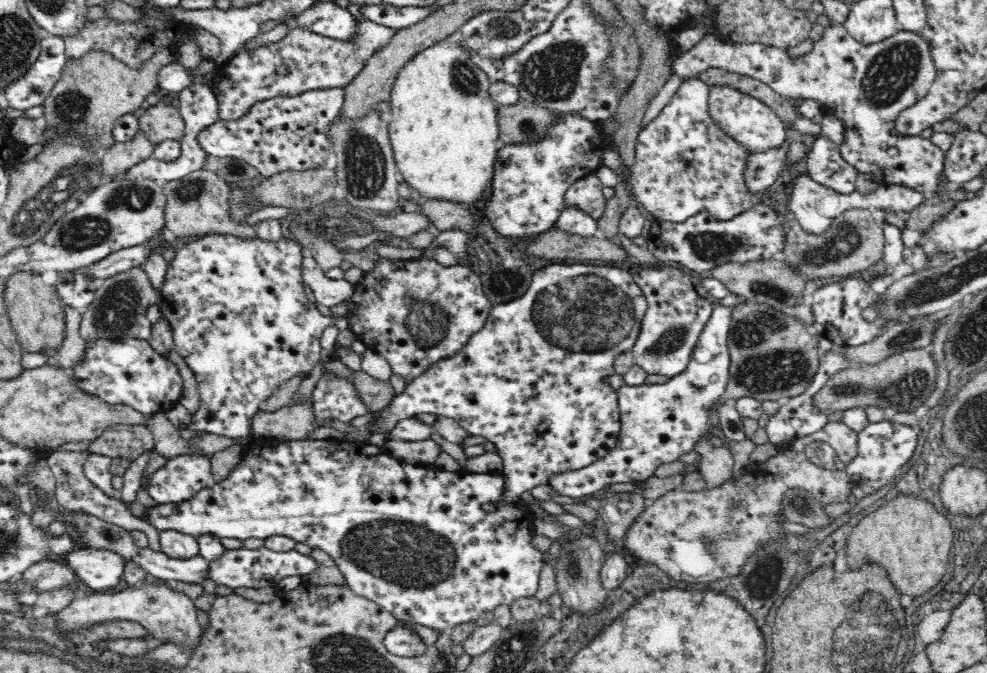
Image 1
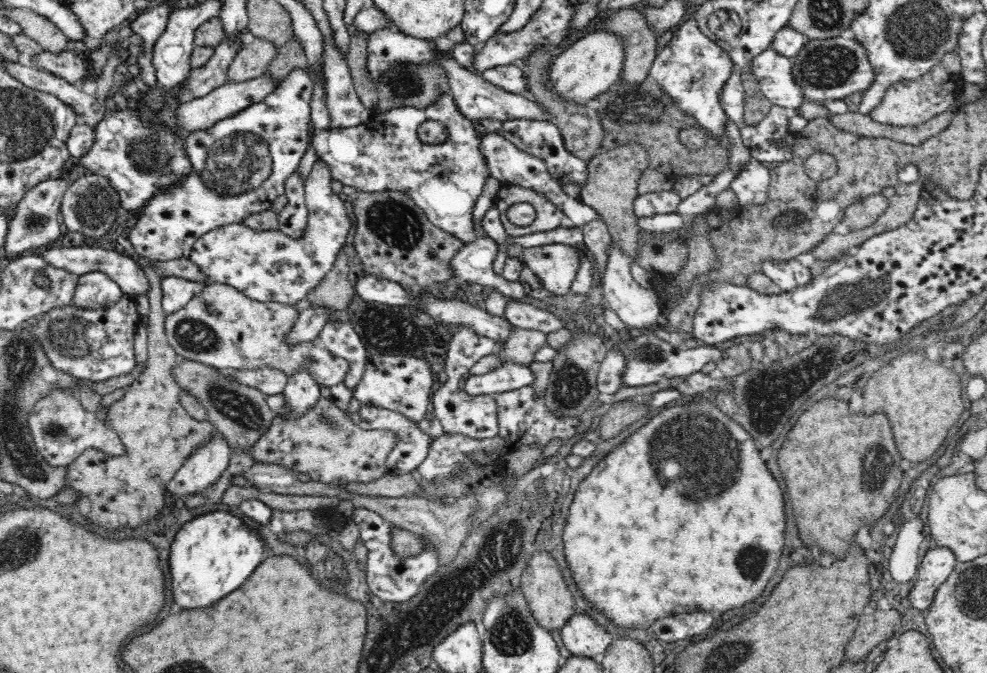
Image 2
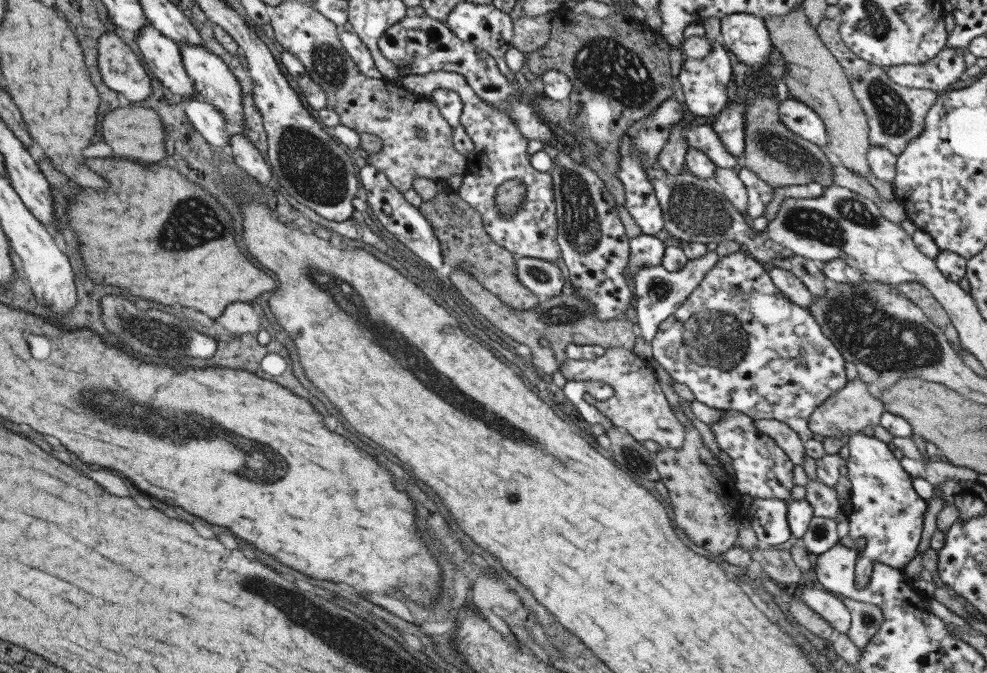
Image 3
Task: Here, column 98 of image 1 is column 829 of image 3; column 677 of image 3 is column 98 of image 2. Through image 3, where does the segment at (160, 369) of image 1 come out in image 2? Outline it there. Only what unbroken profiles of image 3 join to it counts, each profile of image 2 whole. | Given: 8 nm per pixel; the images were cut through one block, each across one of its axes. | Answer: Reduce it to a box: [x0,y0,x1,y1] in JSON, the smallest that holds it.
[26,293,141,382]

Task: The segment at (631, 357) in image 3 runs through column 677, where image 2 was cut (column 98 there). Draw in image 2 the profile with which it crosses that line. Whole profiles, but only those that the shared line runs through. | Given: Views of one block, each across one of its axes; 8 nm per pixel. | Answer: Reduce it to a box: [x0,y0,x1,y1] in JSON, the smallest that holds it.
[28,390,126,467]

